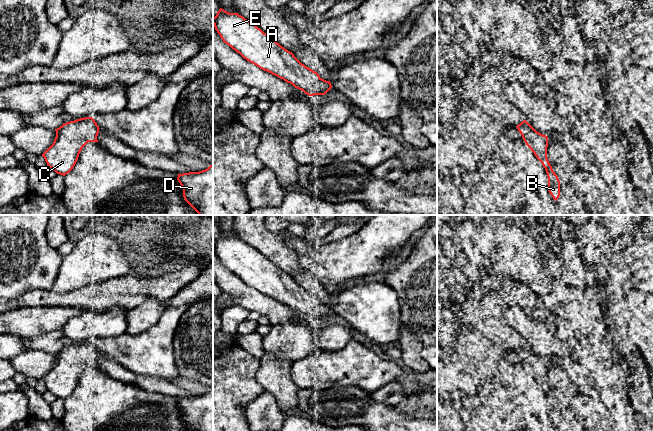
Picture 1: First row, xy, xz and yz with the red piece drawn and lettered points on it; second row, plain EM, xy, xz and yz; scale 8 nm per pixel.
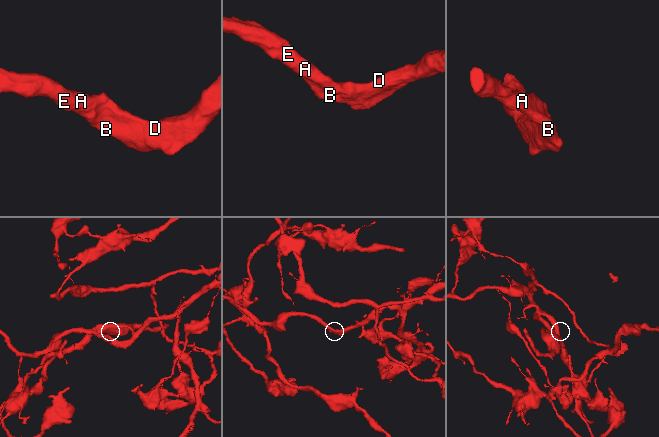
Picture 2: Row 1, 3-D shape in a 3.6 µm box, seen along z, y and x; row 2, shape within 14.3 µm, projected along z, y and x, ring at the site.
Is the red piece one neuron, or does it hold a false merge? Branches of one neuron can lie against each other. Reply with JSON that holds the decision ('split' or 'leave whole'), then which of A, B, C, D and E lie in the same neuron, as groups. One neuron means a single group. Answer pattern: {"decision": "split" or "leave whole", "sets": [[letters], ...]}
{"decision": "leave whole", "sets": [["A", "B", "C", "D", "E"]]}

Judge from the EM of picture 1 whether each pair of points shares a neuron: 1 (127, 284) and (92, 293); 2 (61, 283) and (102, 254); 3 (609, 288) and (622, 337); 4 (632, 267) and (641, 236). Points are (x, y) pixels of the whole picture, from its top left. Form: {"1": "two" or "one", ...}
{"1": "one", "2": "one", "3": "one", "4": "one"}

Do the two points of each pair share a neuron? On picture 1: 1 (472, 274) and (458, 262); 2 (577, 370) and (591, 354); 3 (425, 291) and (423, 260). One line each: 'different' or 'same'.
1: same
2: different
3: same

